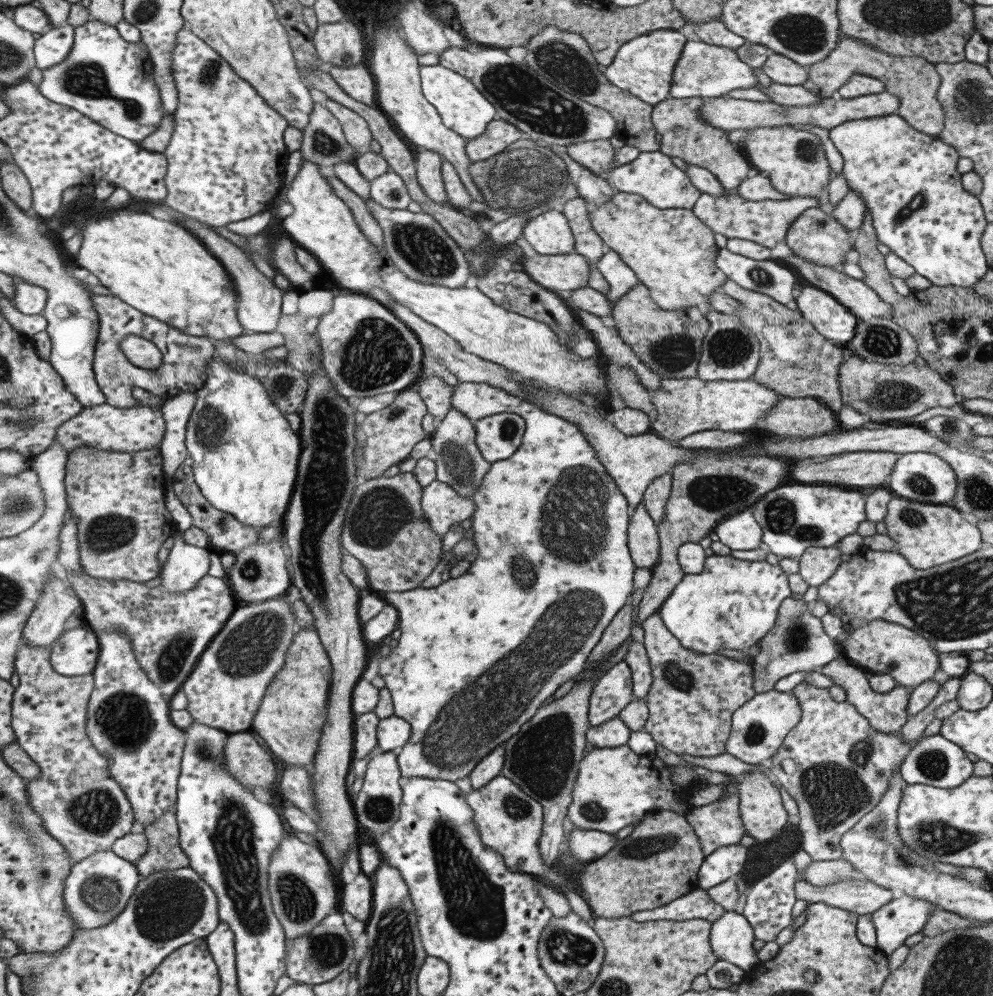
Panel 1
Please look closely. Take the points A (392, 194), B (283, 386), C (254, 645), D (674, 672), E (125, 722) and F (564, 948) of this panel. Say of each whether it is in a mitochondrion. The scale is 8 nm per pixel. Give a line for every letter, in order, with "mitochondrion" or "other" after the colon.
A: mitochondrion
B: mitochondrion
C: mitochondrion
D: mitochondrion
E: mitochondrion
F: mitochondrion

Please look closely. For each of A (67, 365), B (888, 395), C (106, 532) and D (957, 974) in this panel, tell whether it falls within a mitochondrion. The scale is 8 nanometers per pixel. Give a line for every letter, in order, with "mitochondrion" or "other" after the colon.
A: other
B: mitochondrion
C: mitochondrion
D: mitochondrion

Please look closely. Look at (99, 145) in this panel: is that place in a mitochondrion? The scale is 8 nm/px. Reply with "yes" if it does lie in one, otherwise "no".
no

